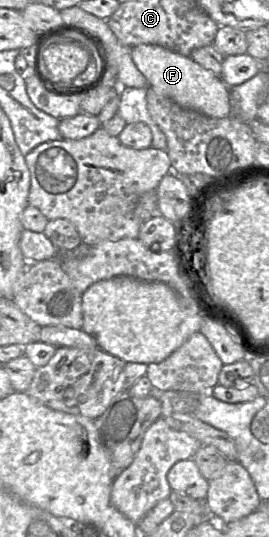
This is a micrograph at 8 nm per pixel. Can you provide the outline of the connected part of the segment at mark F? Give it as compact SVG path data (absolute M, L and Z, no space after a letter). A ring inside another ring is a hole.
M153 44L134 46L130 48L130 54L137 69L146 78L148 86L157 95L211 118L225 118L231 115L230 88L219 76L203 68L190 57Z

